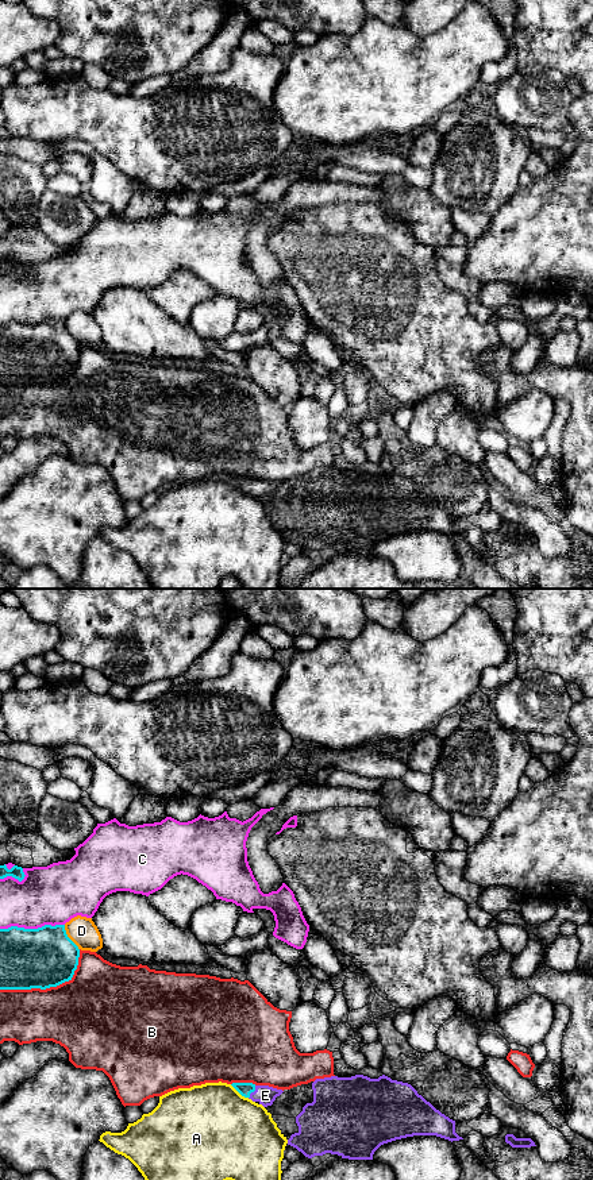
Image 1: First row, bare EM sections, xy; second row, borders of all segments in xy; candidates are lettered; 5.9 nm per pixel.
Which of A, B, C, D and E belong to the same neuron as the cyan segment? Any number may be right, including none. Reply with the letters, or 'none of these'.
E

